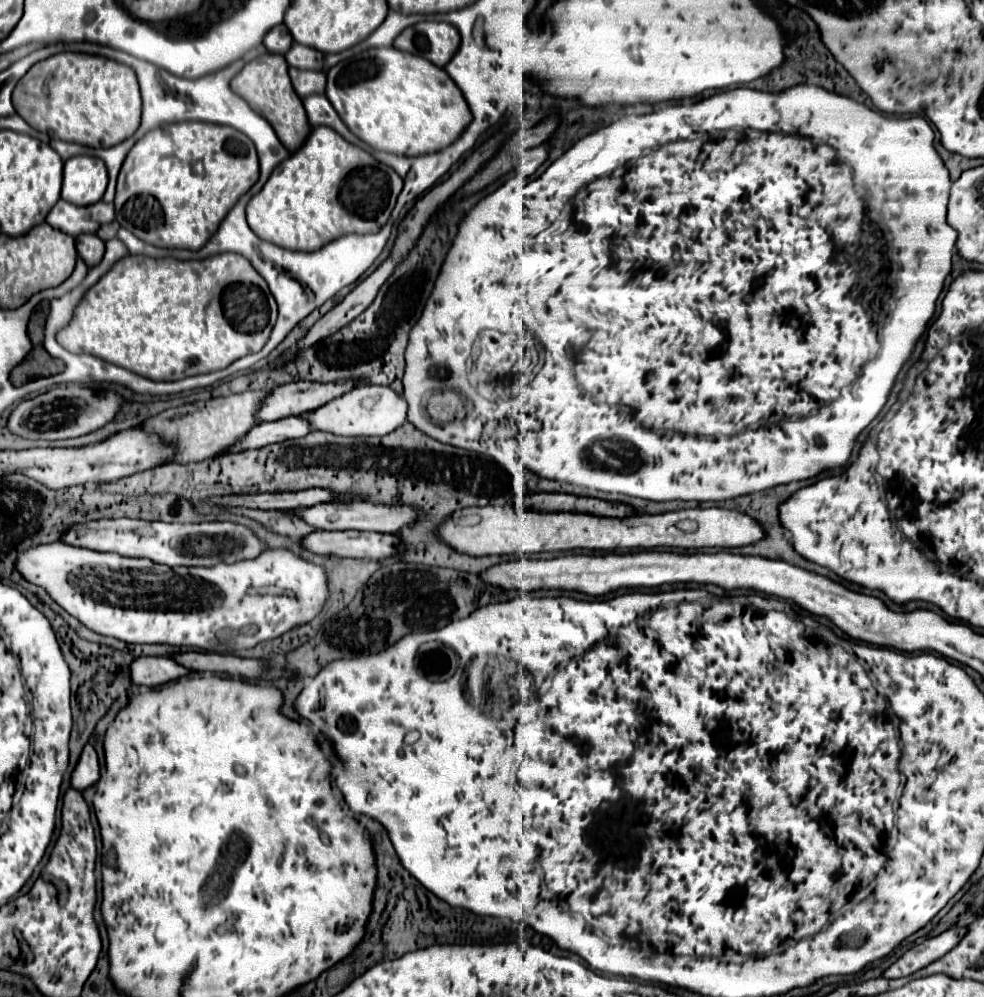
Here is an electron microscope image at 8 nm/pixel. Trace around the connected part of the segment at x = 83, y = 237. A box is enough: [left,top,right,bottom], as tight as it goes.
[76,234,104,268]

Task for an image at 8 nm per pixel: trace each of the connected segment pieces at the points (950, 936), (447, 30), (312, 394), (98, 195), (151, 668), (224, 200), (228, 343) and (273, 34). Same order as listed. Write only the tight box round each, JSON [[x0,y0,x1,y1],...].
[[884,928,966,978],[394,22,458,68],[258,382,356,422],[62,156,108,206],[130,656,188,688],[116,122,258,250],[58,254,276,382],[264,24,294,54]]

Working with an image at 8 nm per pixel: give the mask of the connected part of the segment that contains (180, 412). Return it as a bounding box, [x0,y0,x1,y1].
[136,390,268,464]

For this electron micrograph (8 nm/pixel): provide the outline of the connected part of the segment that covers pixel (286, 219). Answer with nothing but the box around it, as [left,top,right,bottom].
[246,126,402,250]

